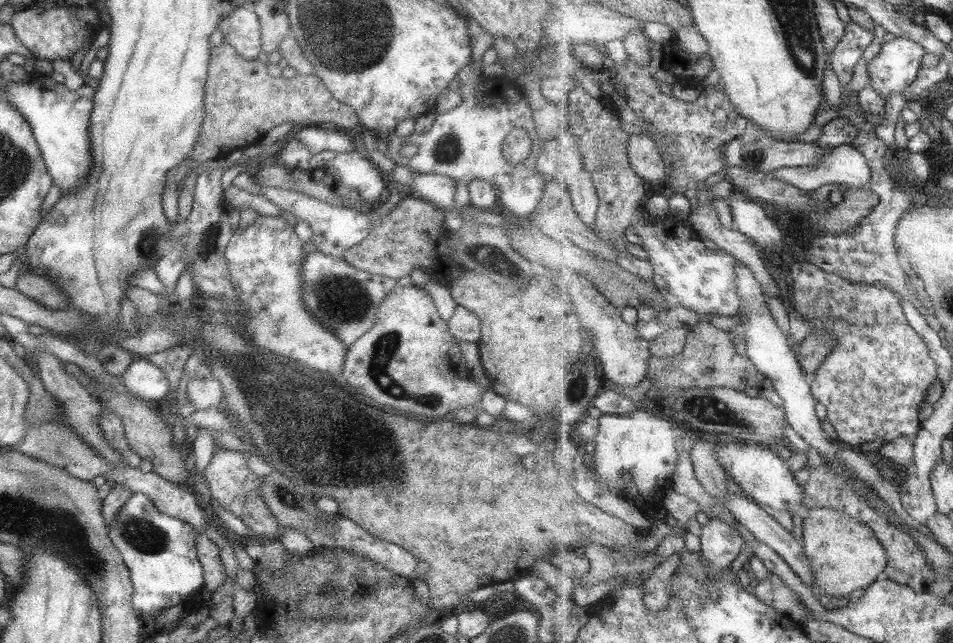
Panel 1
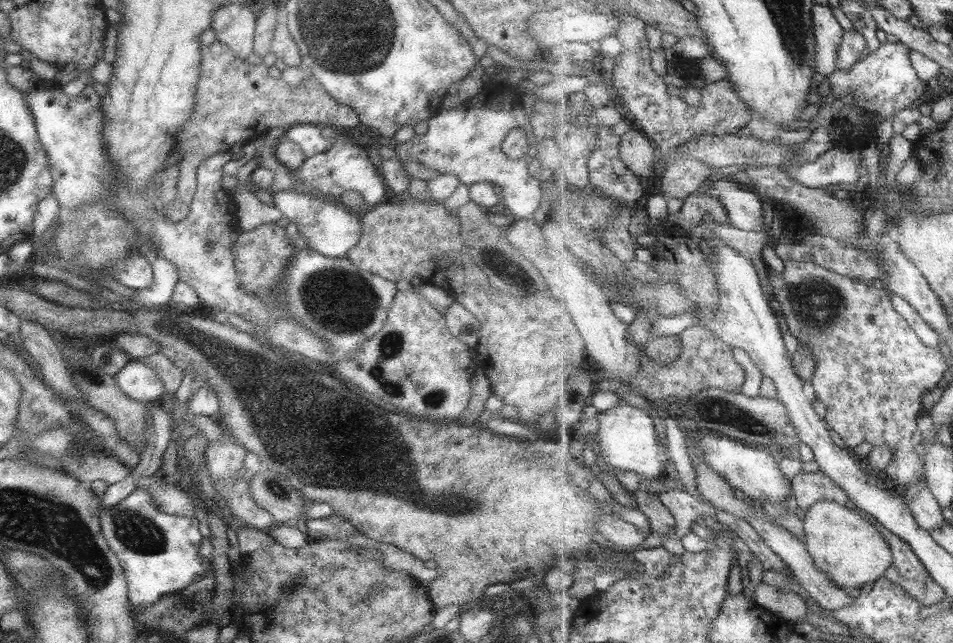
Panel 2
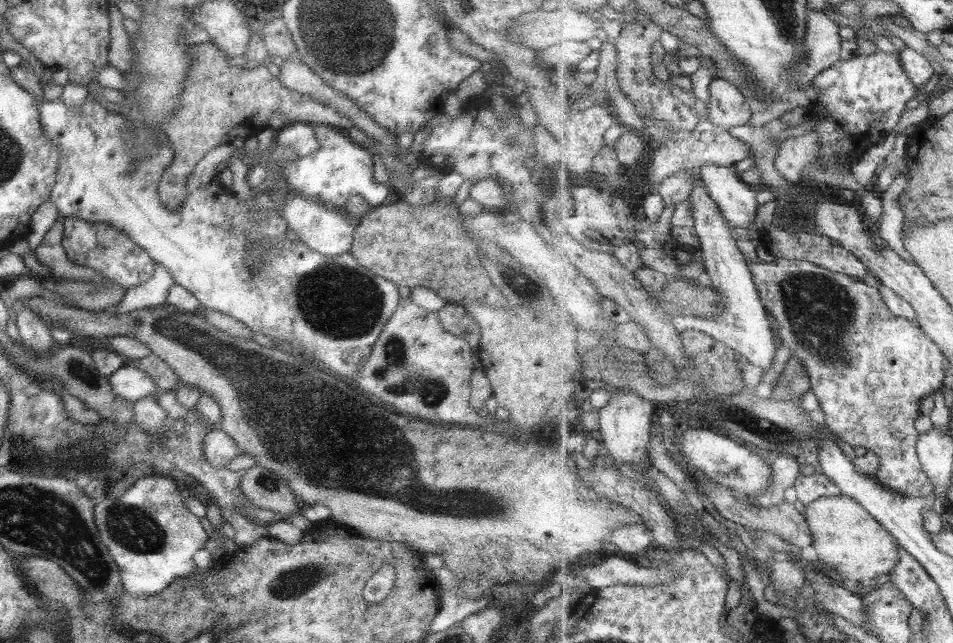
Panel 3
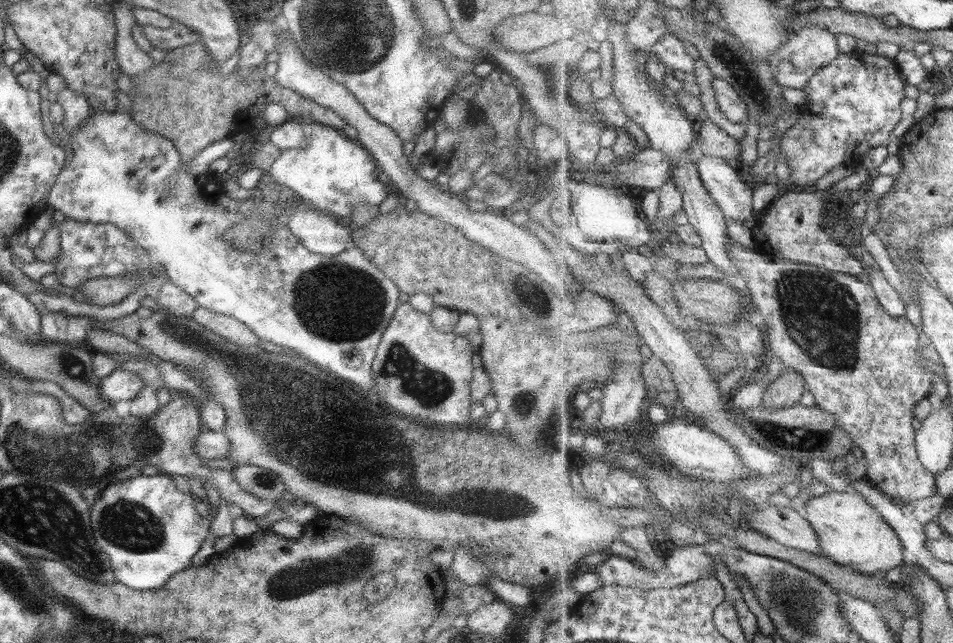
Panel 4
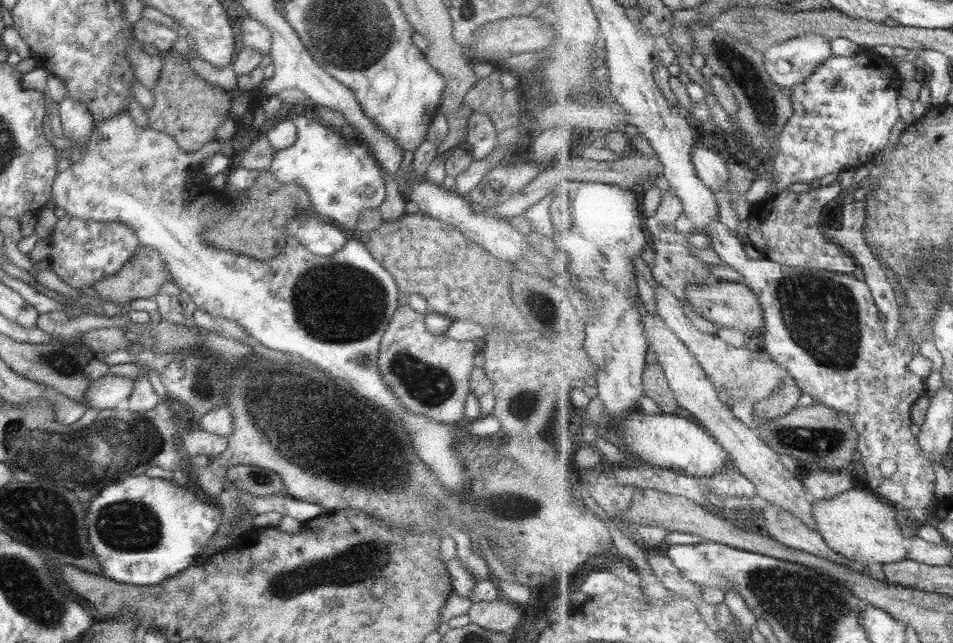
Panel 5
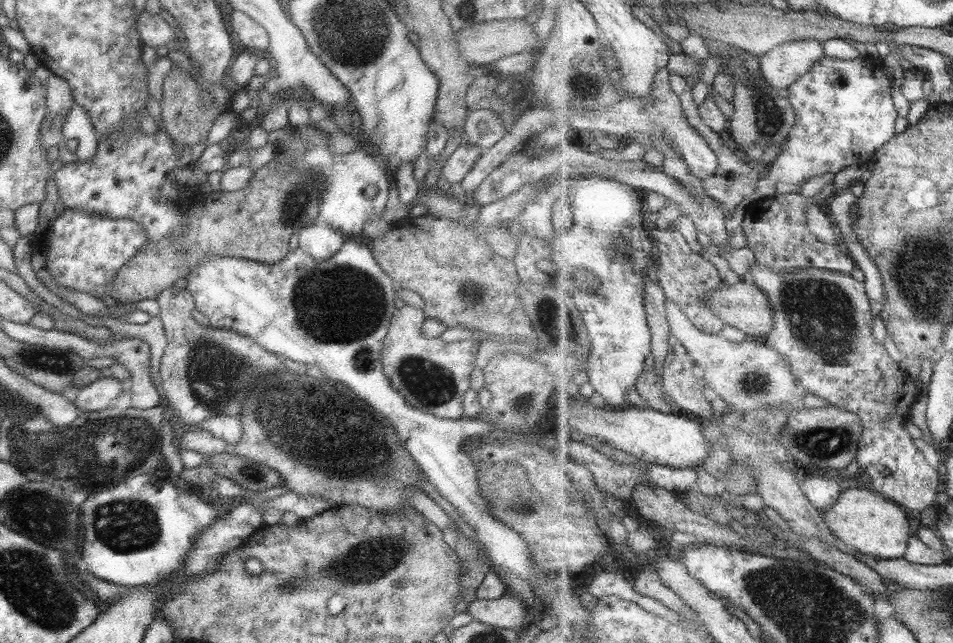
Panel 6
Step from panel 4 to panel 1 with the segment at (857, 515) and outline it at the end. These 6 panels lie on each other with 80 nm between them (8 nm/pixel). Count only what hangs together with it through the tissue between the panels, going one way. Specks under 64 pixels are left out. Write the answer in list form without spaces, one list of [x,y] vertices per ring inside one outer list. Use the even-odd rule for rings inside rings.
[[[812,508],[803,520],[804,547],[816,578],[812,591],[823,600],[840,598],[867,589],[884,577],[890,556],[875,531],[864,522],[836,508]]]

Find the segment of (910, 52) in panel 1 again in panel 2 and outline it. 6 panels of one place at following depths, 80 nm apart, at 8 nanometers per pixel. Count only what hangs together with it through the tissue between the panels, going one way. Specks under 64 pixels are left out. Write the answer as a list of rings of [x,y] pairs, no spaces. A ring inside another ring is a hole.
[[[885,42],[874,53],[861,58],[854,67],[850,69],[839,69],[828,76],[827,83],[832,86],[835,98],[845,96],[851,93],[856,103],[852,106],[845,105],[847,108],[855,108],[860,115],[862,124],[866,129],[858,130],[857,127],[847,124],[846,120],[841,122],[838,128],[841,131],[840,145],[862,146],[869,143],[870,140],[876,143],[872,136],[873,131],[879,125],[883,124],[888,118],[895,116],[903,108],[915,107],[929,90],[930,84],[917,78],[915,68],[911,66],[909,60],[909,48],[901,42]]]

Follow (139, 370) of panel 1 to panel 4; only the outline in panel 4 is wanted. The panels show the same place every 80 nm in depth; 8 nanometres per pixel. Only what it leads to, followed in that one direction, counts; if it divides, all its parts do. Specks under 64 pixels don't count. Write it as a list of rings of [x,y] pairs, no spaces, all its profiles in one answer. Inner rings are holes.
[[[113,370],[99,382],[99,395],[101,401],[107,405],[115,405],[117,402],[131,401],[139,390],[143,390],[143,381],[133,373],[121,370]]]

